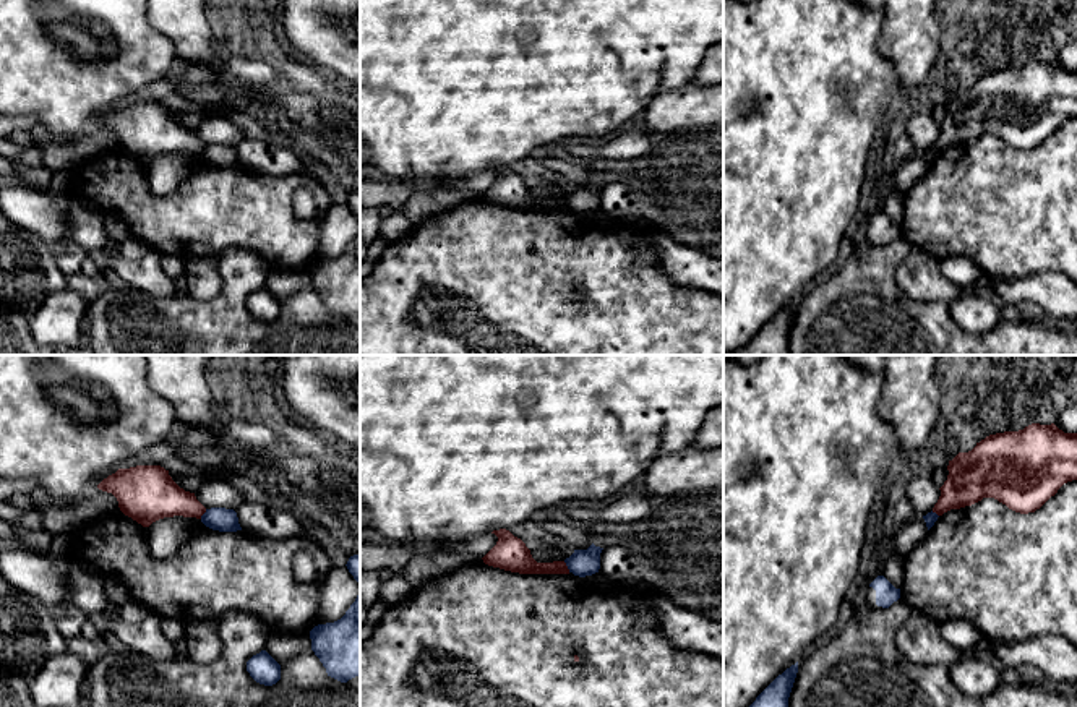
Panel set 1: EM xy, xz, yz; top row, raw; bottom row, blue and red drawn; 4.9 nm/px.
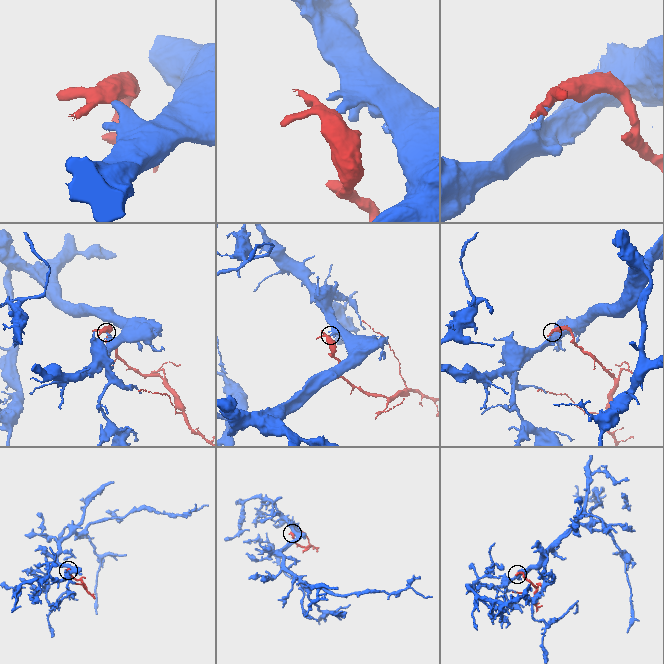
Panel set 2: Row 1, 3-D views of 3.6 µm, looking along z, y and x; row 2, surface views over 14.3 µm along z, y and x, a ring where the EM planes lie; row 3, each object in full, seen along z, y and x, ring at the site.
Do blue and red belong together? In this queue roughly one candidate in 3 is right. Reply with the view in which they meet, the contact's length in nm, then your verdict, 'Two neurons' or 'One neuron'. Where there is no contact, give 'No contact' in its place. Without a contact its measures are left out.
Touches blue in xz. Shared border 70 nm. Two neurons

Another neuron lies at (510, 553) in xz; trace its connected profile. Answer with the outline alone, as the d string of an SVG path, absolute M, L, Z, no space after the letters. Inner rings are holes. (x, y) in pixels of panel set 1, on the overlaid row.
M493 530L496 545L482 558L485 564L519 574L569 574L564 561L537 563L526 543L509 530Z

